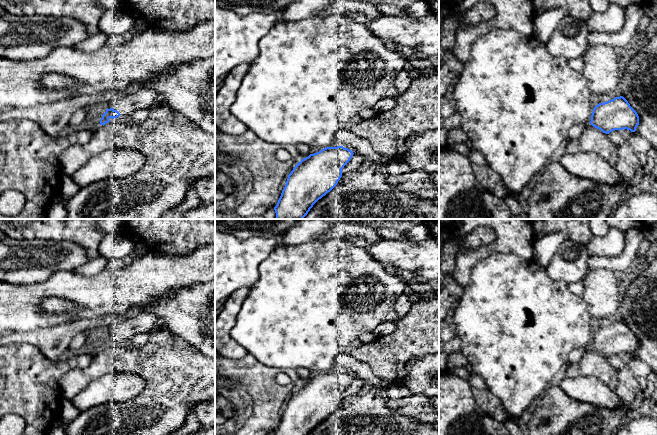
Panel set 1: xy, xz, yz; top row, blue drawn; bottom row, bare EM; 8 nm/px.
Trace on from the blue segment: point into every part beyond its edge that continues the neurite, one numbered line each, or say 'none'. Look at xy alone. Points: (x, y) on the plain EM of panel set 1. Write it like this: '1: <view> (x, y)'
1: xy (144, 321)

